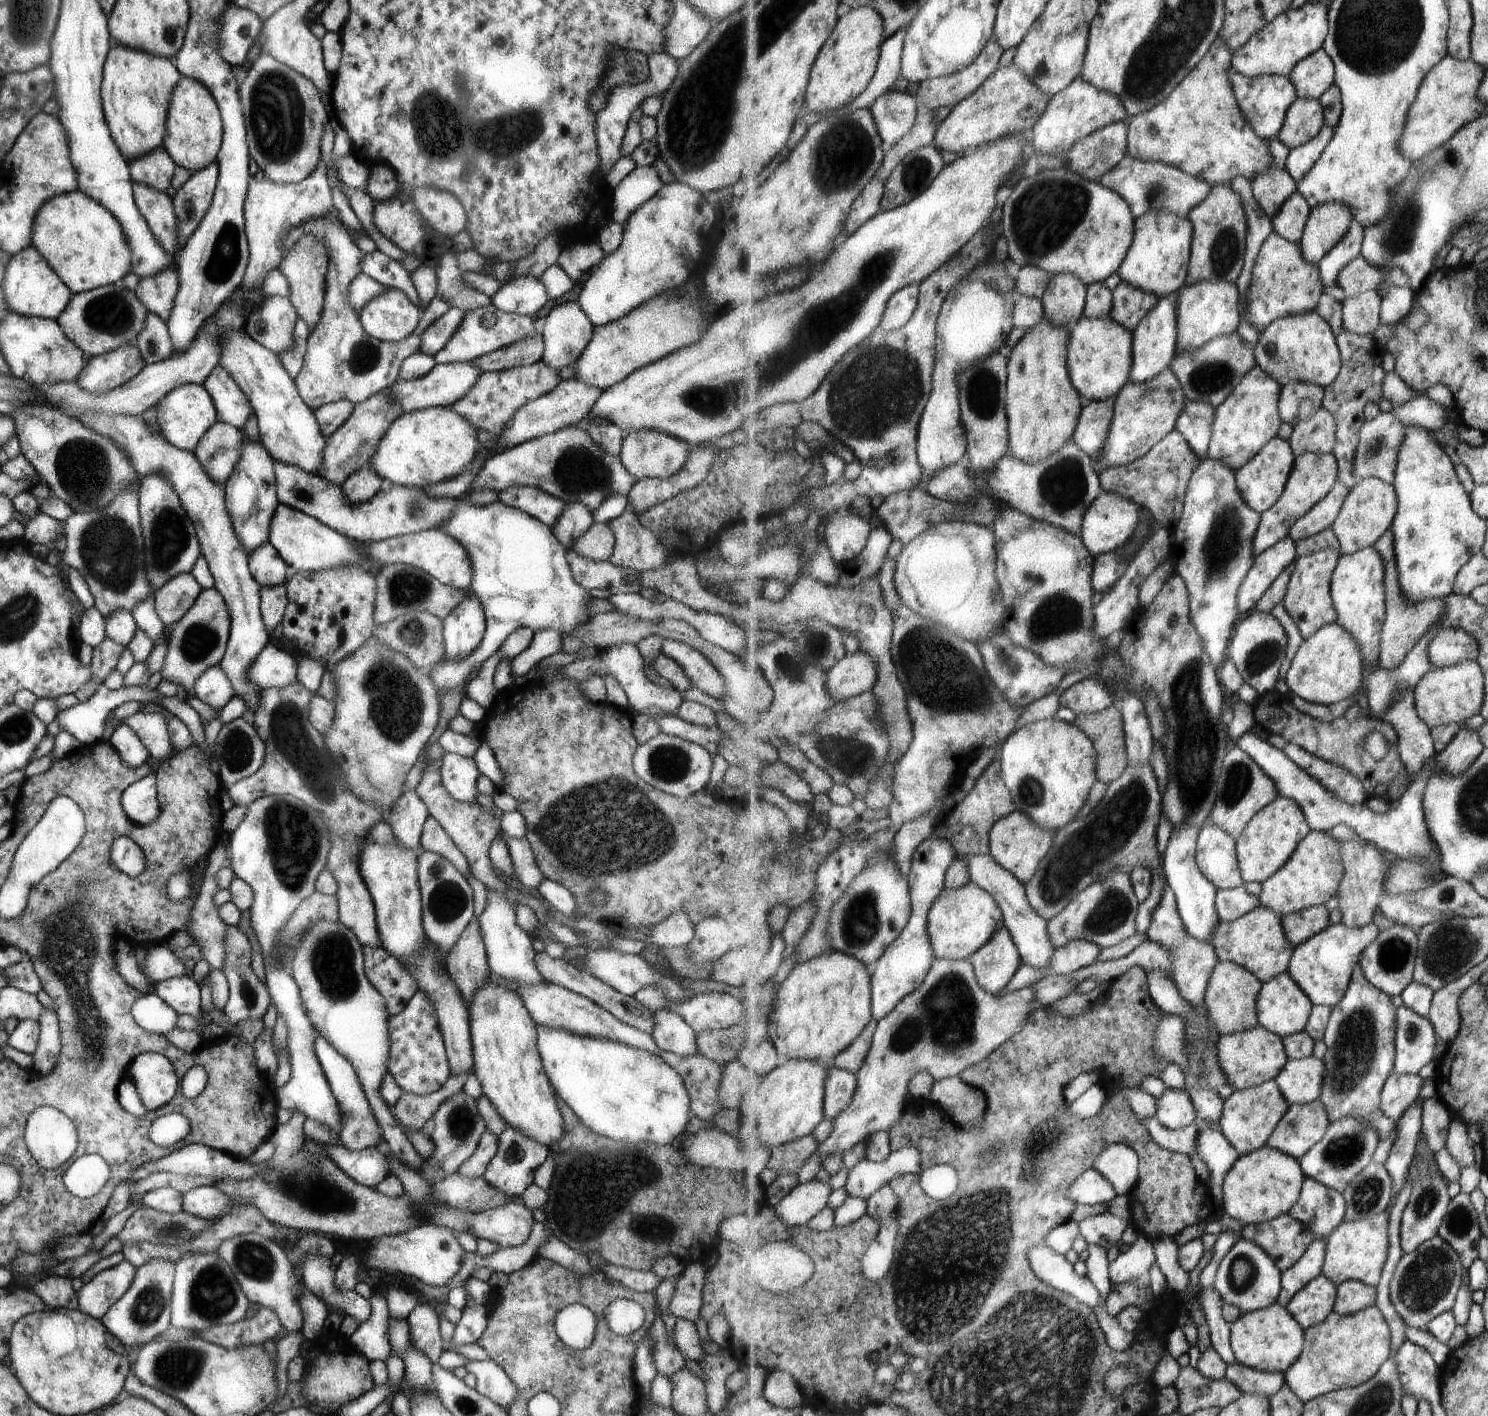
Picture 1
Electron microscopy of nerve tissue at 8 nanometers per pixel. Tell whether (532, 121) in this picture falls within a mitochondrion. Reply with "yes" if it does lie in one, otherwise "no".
yes

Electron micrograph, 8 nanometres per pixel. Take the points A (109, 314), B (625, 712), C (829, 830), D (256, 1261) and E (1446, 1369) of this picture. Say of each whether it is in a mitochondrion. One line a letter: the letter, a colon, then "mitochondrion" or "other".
A: mitochondrion
B: other
C: other
D: mitochondrion
E: other

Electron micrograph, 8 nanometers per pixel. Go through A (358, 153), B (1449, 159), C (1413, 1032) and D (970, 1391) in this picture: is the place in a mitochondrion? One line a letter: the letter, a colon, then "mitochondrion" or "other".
A: other
B: mitochondrion
C: mitochondrion
D: mitochondrion

